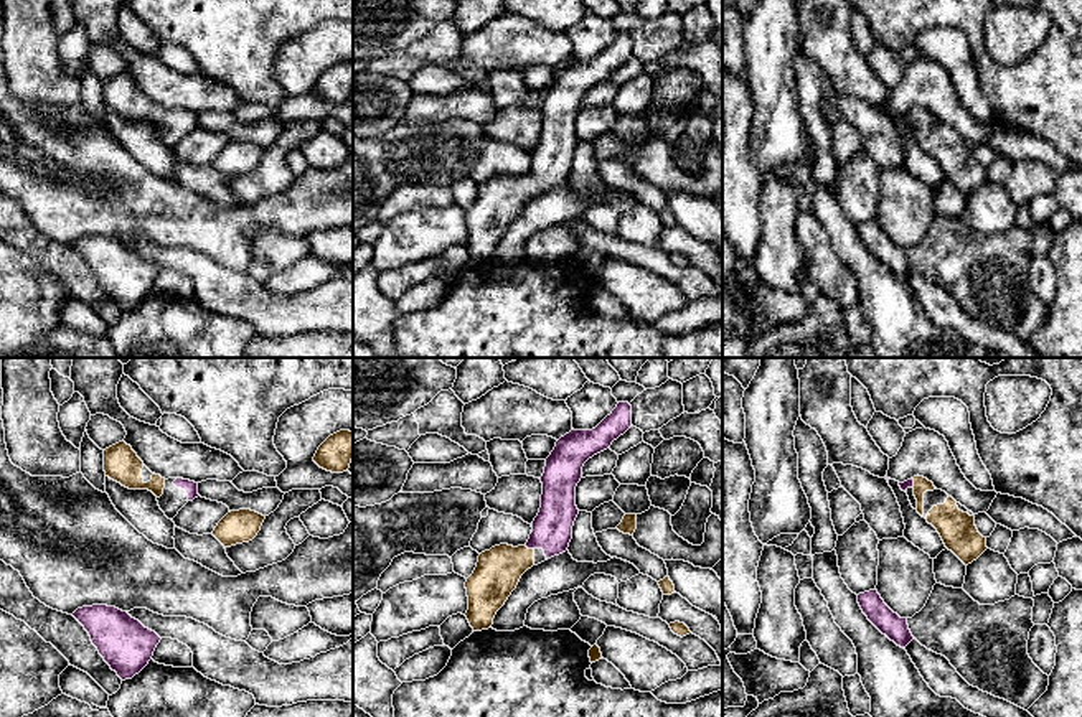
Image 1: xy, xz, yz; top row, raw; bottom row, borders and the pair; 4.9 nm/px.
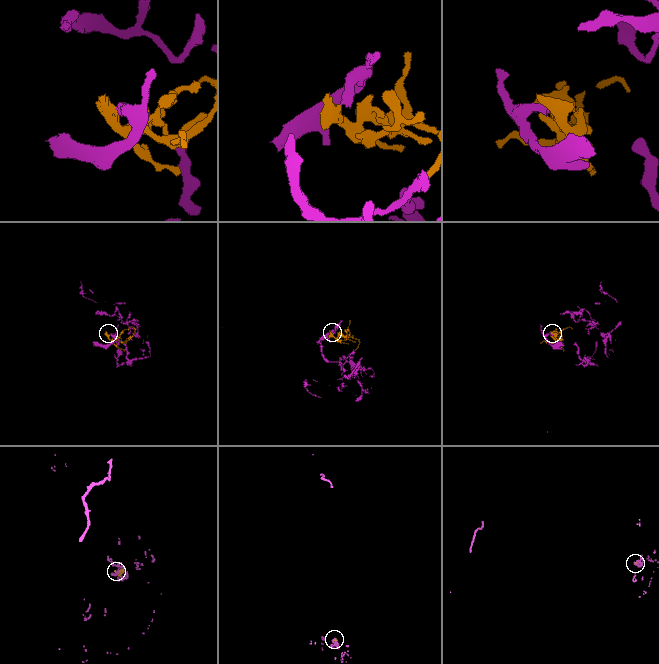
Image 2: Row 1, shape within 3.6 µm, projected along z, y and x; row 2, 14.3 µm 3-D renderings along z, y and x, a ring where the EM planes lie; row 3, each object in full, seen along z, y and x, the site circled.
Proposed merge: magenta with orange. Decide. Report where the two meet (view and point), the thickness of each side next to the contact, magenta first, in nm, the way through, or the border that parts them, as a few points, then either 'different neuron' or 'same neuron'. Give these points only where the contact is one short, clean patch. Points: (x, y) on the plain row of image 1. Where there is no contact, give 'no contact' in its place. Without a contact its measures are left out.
xz (530, 178) | 190/220 nm | across xz (553, 157), (530, 178), (498, 201) | same neuron

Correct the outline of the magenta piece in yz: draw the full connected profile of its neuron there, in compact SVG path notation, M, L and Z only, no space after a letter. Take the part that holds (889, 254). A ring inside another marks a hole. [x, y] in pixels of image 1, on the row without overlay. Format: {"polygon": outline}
{"polygon": "M869 221L858 226L858 234L868 251L897 277L906 279L915 270L909 260L907 249L894 244L881 229L877 221Z"}

